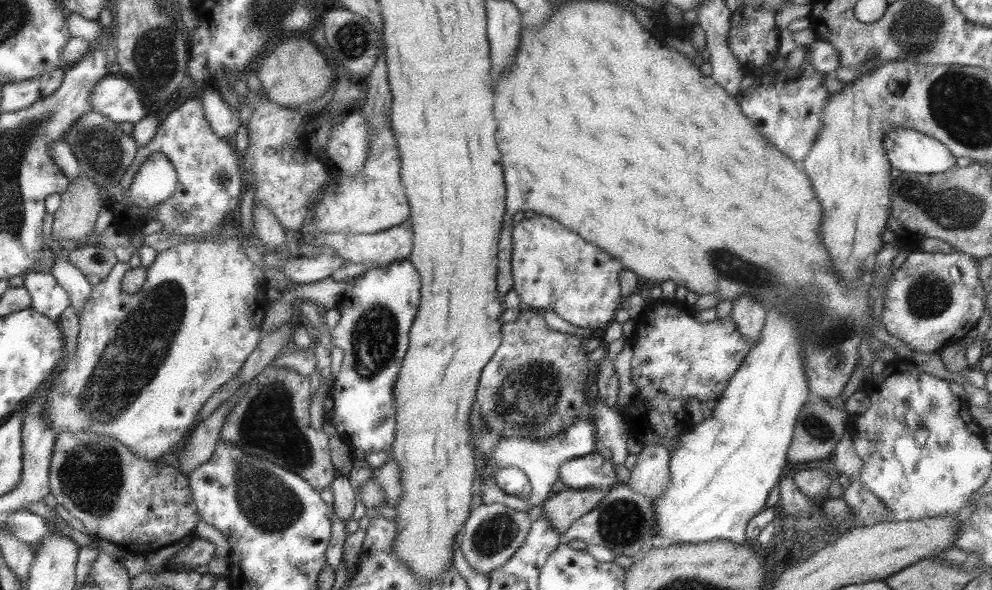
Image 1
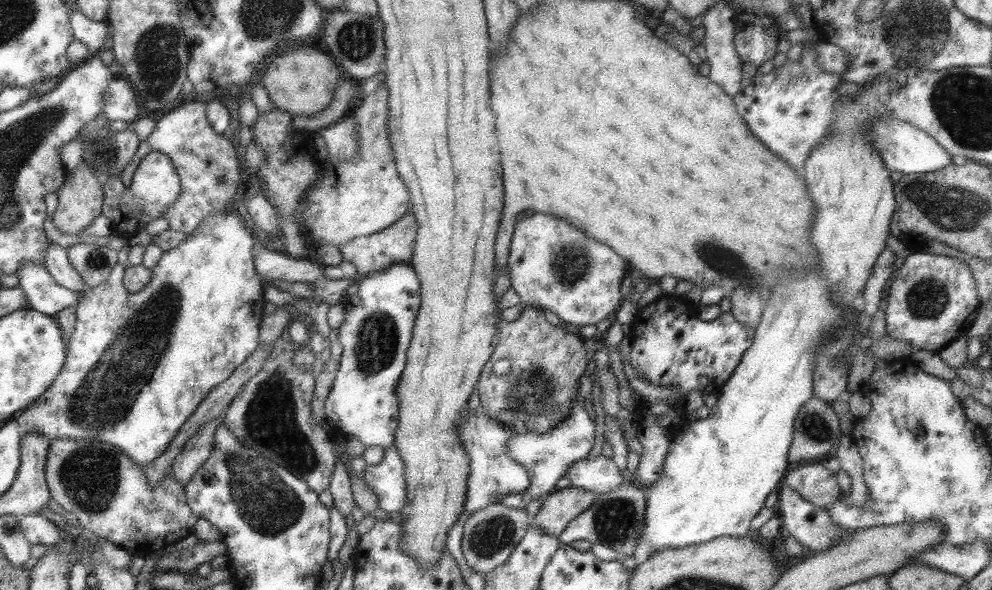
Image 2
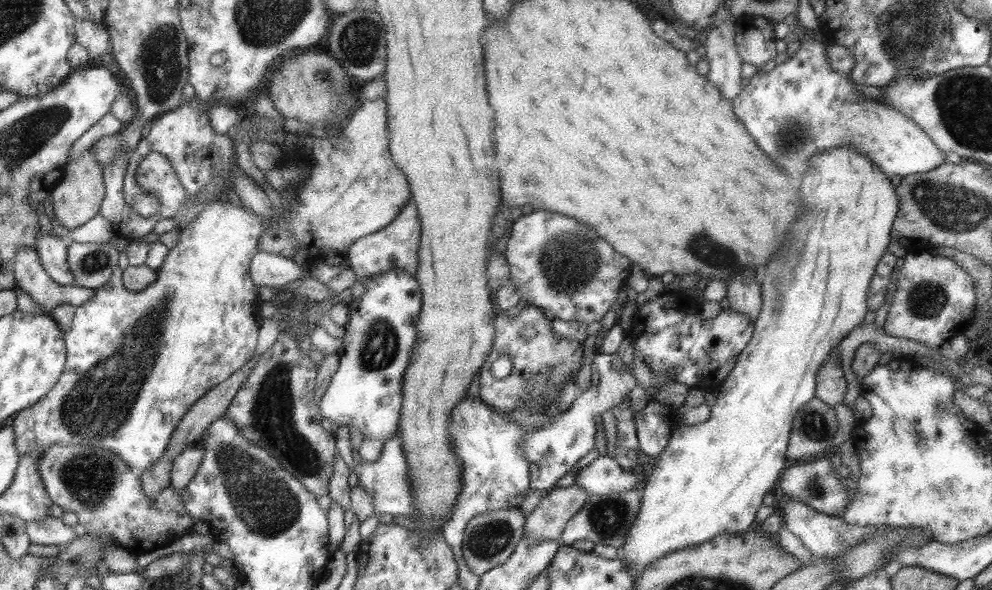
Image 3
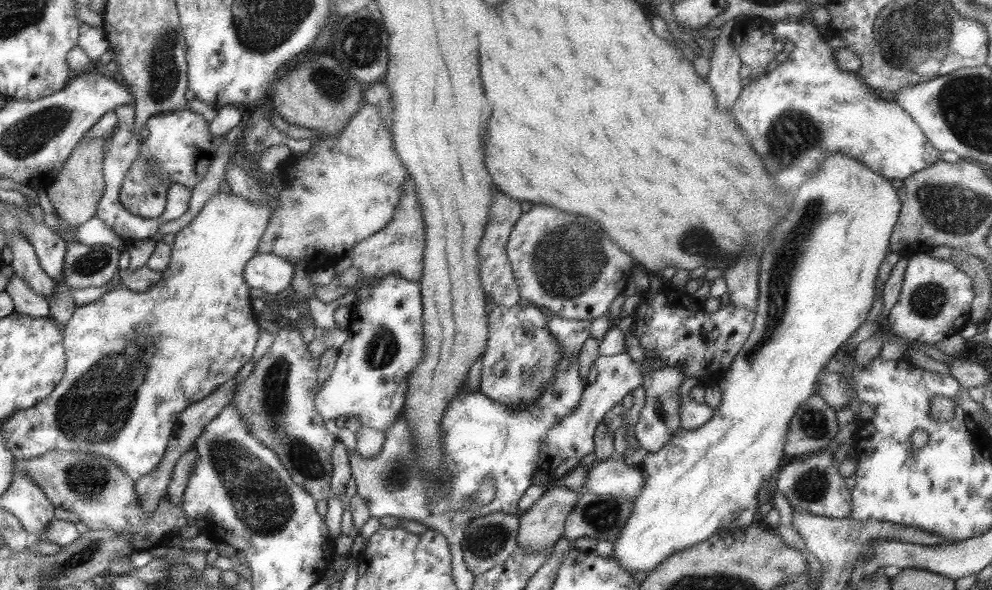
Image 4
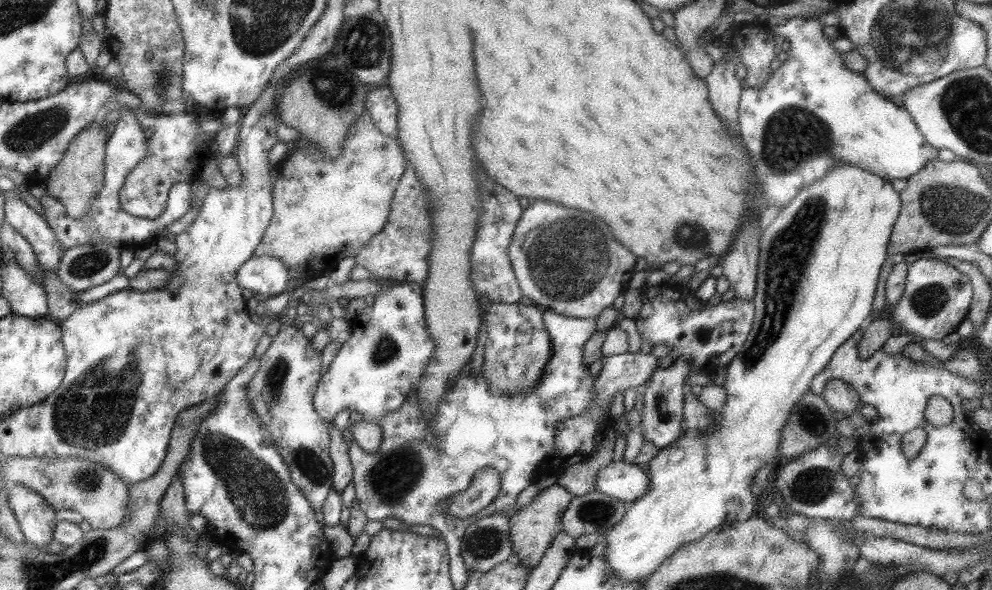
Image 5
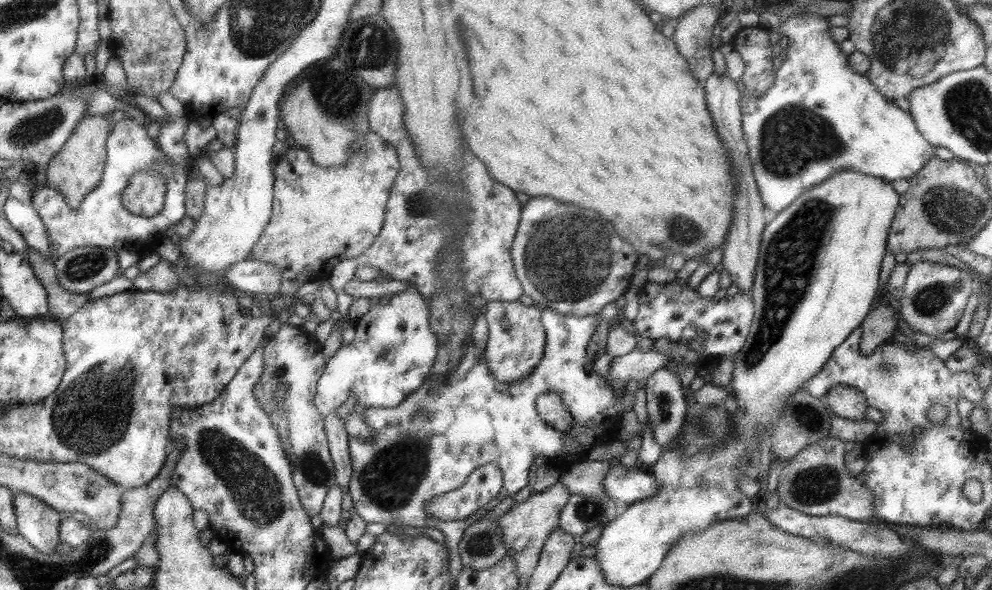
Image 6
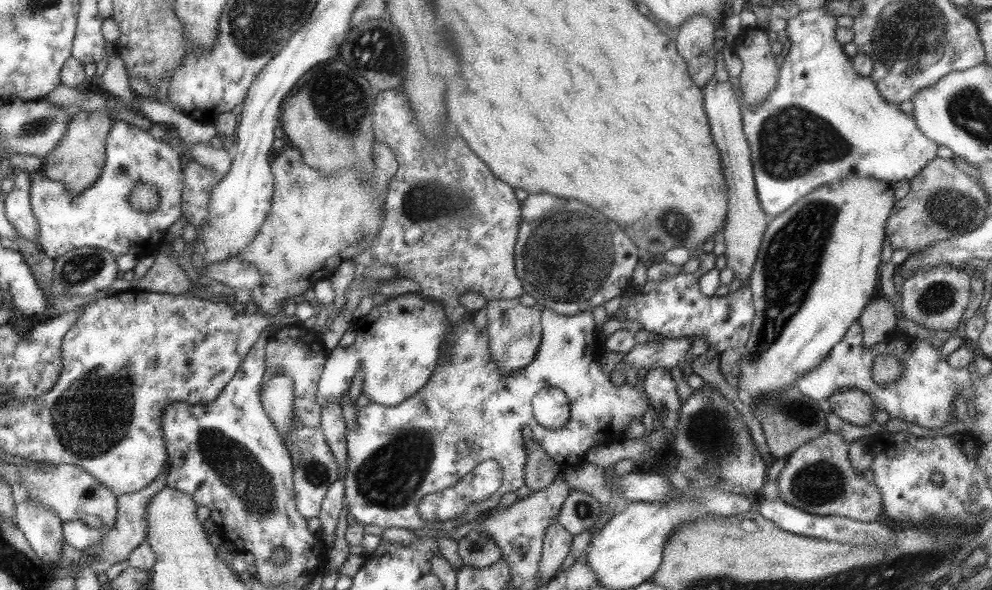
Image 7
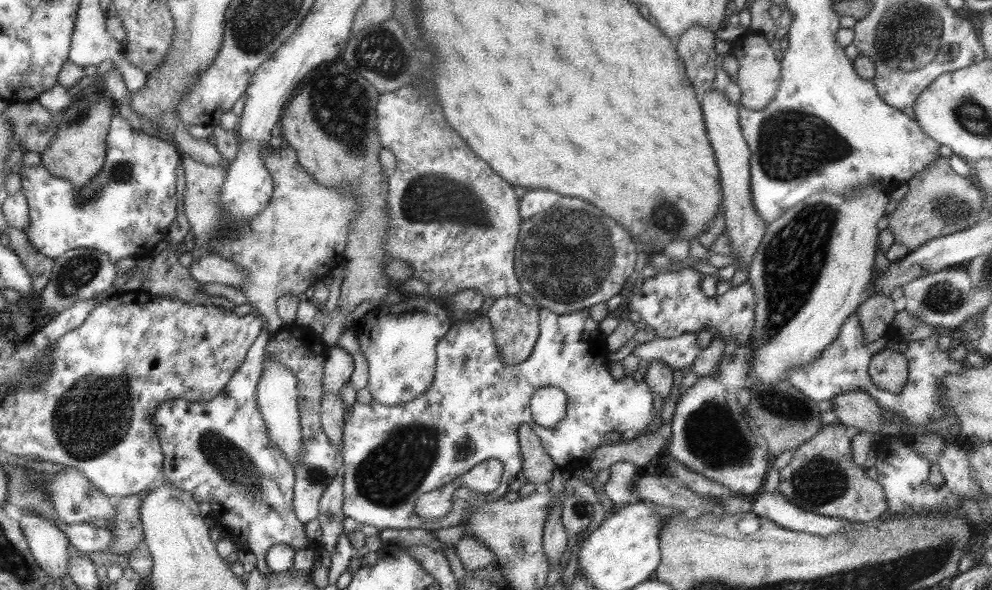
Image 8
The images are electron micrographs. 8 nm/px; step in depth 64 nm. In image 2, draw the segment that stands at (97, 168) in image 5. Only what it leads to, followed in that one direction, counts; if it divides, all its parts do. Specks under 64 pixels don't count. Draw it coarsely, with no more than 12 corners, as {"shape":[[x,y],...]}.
{"shape":[[83,160],[55,192],[65,236],[101,216],[103,184]]}

